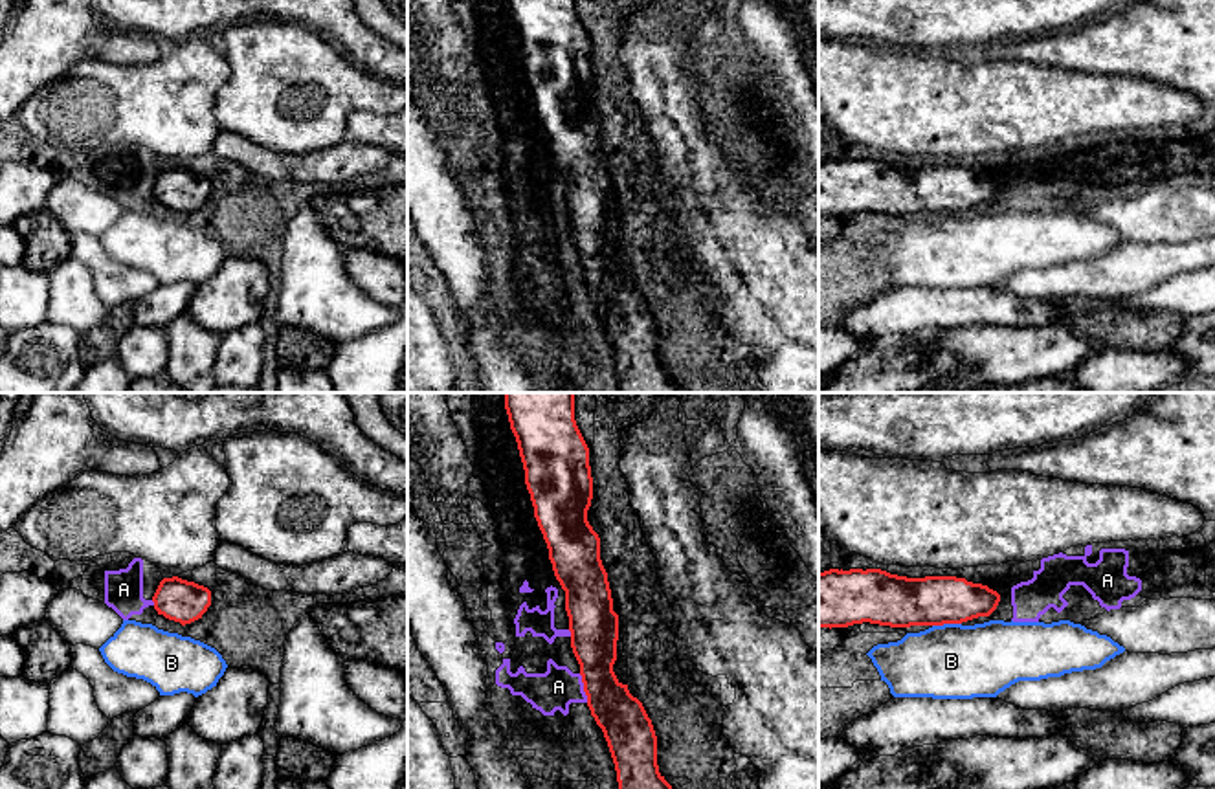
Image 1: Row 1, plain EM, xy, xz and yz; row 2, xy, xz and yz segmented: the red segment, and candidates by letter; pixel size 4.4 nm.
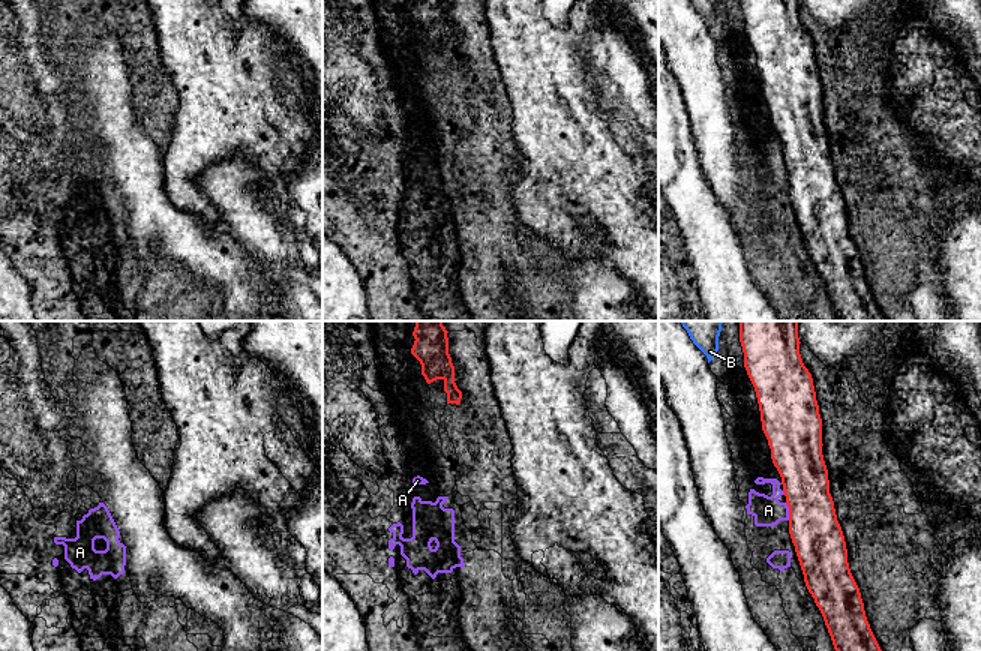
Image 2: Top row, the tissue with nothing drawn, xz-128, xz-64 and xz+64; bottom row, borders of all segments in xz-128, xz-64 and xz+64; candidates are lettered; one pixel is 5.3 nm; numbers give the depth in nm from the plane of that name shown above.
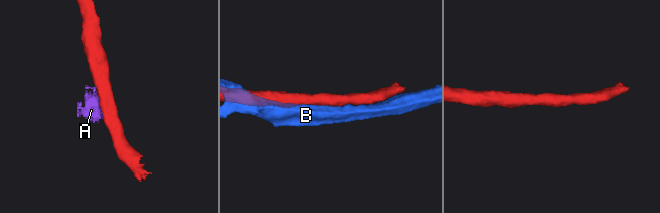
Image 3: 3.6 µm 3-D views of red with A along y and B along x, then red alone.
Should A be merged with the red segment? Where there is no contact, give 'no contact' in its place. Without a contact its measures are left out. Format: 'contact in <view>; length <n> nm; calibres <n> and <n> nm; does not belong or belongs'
contact in xz; length 130 nm; calibres 220 and 180 nm; does not belong

